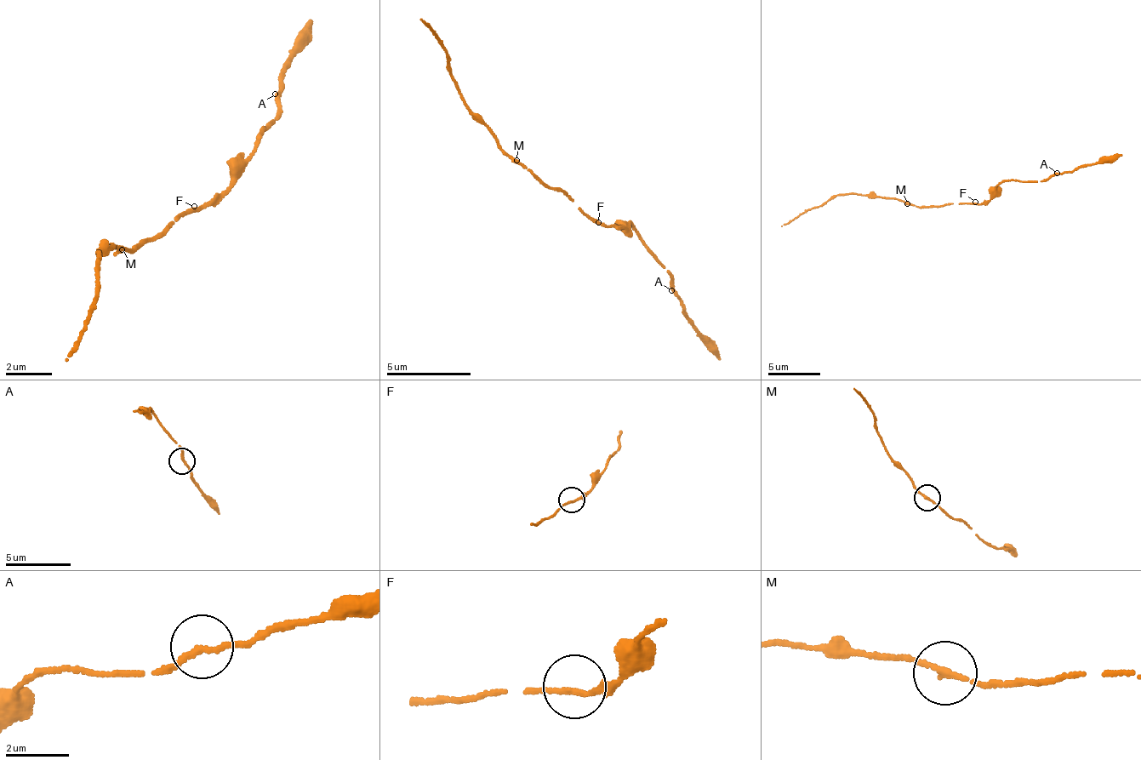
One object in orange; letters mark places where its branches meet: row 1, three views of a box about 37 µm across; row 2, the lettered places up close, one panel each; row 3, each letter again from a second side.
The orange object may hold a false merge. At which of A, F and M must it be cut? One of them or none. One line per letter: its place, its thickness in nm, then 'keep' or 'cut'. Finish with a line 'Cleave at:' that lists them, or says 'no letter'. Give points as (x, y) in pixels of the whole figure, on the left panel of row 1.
A: at (275, 94); 170 nm thick; keep
F: at (194, 206); 150 nm thick; keep
M: at (122, 249); 160 nm thick; keep
Cleave at: no letter

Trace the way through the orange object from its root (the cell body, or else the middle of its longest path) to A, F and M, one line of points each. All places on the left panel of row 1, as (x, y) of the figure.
A: (174, 219), (199, 212), (201, 204), (217, 202), (250, 158), (259, 128), (264, 130), (276, 116), (275, 94)
F: (174, 219), (191, 214), (194, 206)
M: (174, 219), (174, 221), (167, 223), (162, 237), (139, 241), (132, 245), (127, 254), (124, 249), (122, 250)

